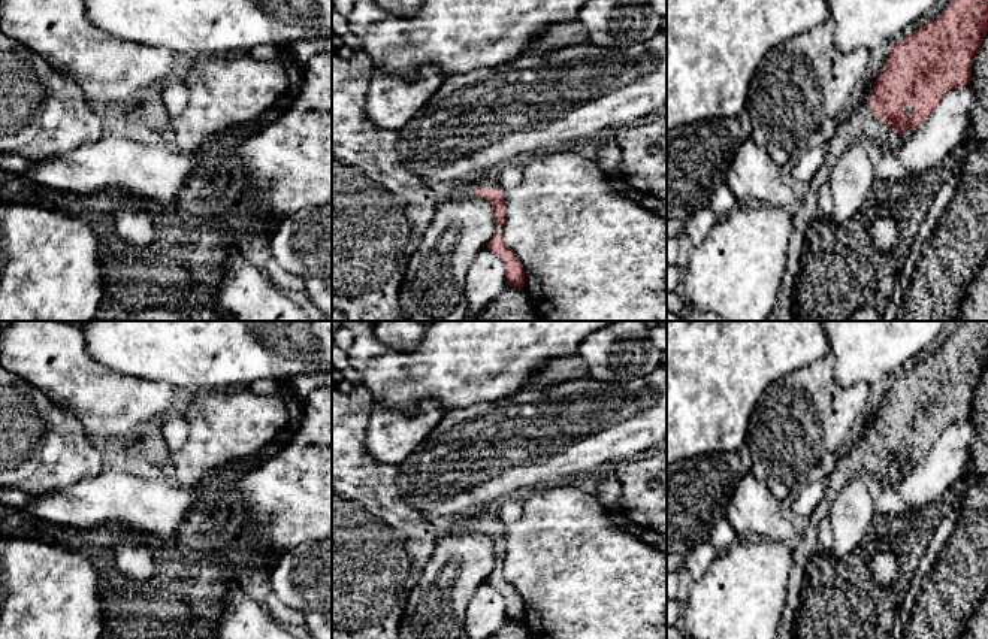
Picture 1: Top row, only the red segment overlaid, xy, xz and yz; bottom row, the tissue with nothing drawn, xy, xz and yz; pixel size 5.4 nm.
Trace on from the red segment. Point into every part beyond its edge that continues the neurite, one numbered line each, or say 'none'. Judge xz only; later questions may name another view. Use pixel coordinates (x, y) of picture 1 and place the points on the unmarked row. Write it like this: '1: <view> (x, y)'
1: xz (489, 514)

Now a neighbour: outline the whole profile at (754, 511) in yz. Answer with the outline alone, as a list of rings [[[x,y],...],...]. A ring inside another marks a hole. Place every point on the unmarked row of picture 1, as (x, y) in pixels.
[[[752,472],[734,488],[725,518],[738,537],[764,537],[788,543],[795,540],[795,530],[783,517],[780,500]]]

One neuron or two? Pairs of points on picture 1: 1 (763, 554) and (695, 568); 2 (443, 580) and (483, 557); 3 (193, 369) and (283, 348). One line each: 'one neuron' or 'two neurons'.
1: two neurons
2: one neuron
3: one neuron

